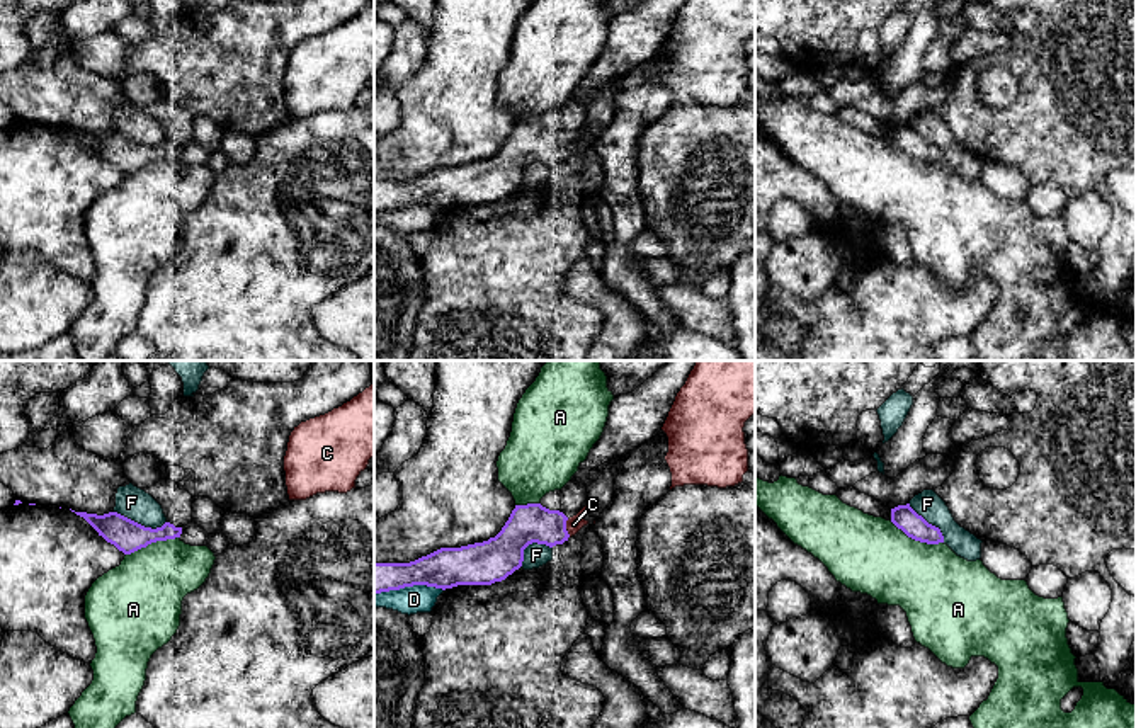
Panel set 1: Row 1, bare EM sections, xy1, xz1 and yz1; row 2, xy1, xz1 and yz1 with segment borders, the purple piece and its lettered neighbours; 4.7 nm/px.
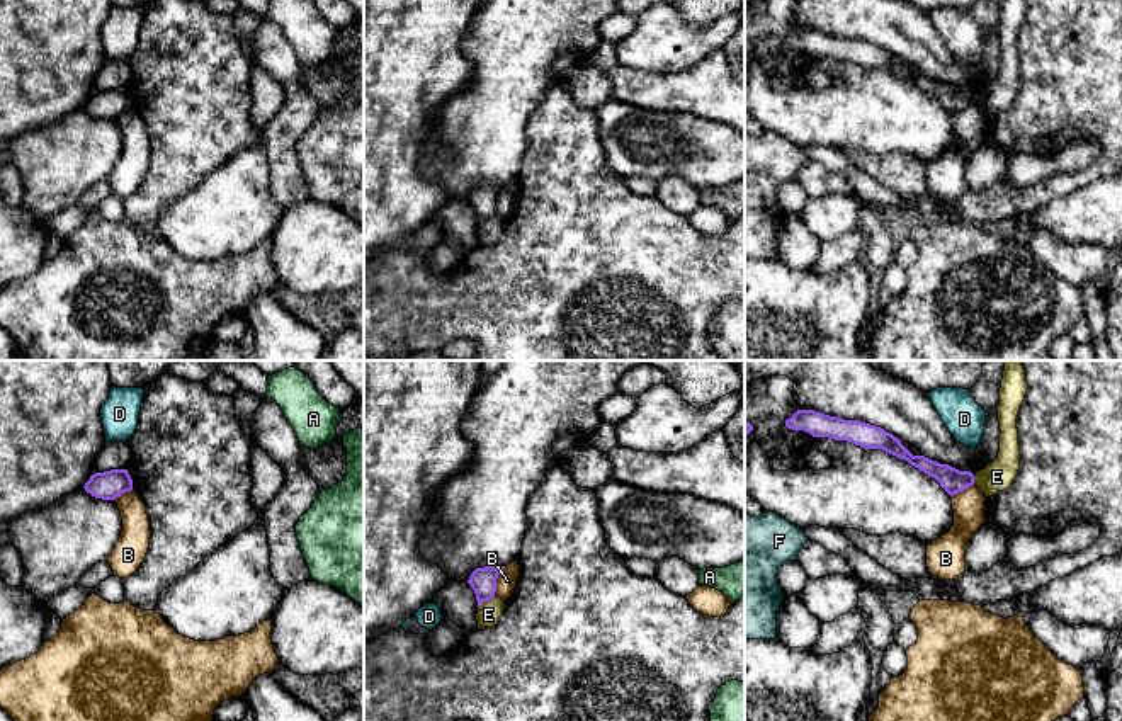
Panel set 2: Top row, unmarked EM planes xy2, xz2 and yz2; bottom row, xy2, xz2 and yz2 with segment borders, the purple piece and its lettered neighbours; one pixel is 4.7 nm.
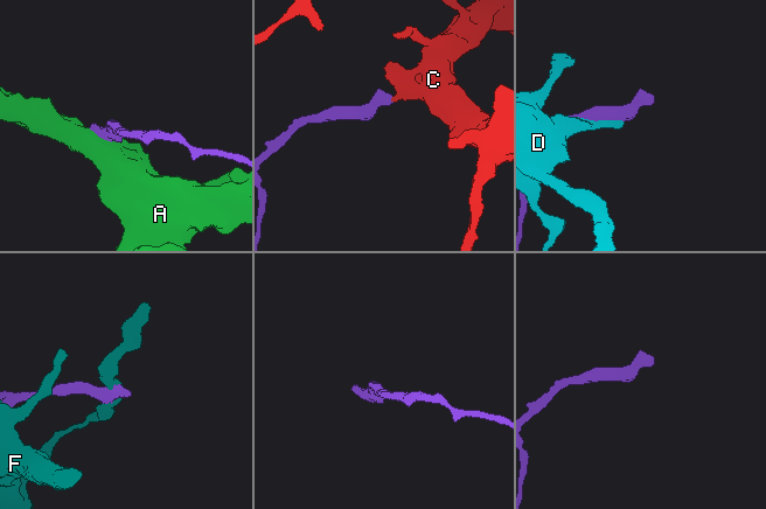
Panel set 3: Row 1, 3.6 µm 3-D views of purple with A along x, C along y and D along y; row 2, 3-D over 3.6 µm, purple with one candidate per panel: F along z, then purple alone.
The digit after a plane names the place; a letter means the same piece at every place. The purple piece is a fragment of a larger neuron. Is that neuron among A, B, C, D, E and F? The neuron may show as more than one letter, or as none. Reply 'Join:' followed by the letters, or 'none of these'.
Join: C

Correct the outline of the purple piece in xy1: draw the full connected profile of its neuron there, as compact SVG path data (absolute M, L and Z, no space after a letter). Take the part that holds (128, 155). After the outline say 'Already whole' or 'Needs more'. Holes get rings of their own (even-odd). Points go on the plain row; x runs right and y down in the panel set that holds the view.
M75 131L83 136L107 162L114 163L124 173L131 173L156 160L180 156L182 146L165 141L162 146L145 146L117 131L104 134Z. Already whole

